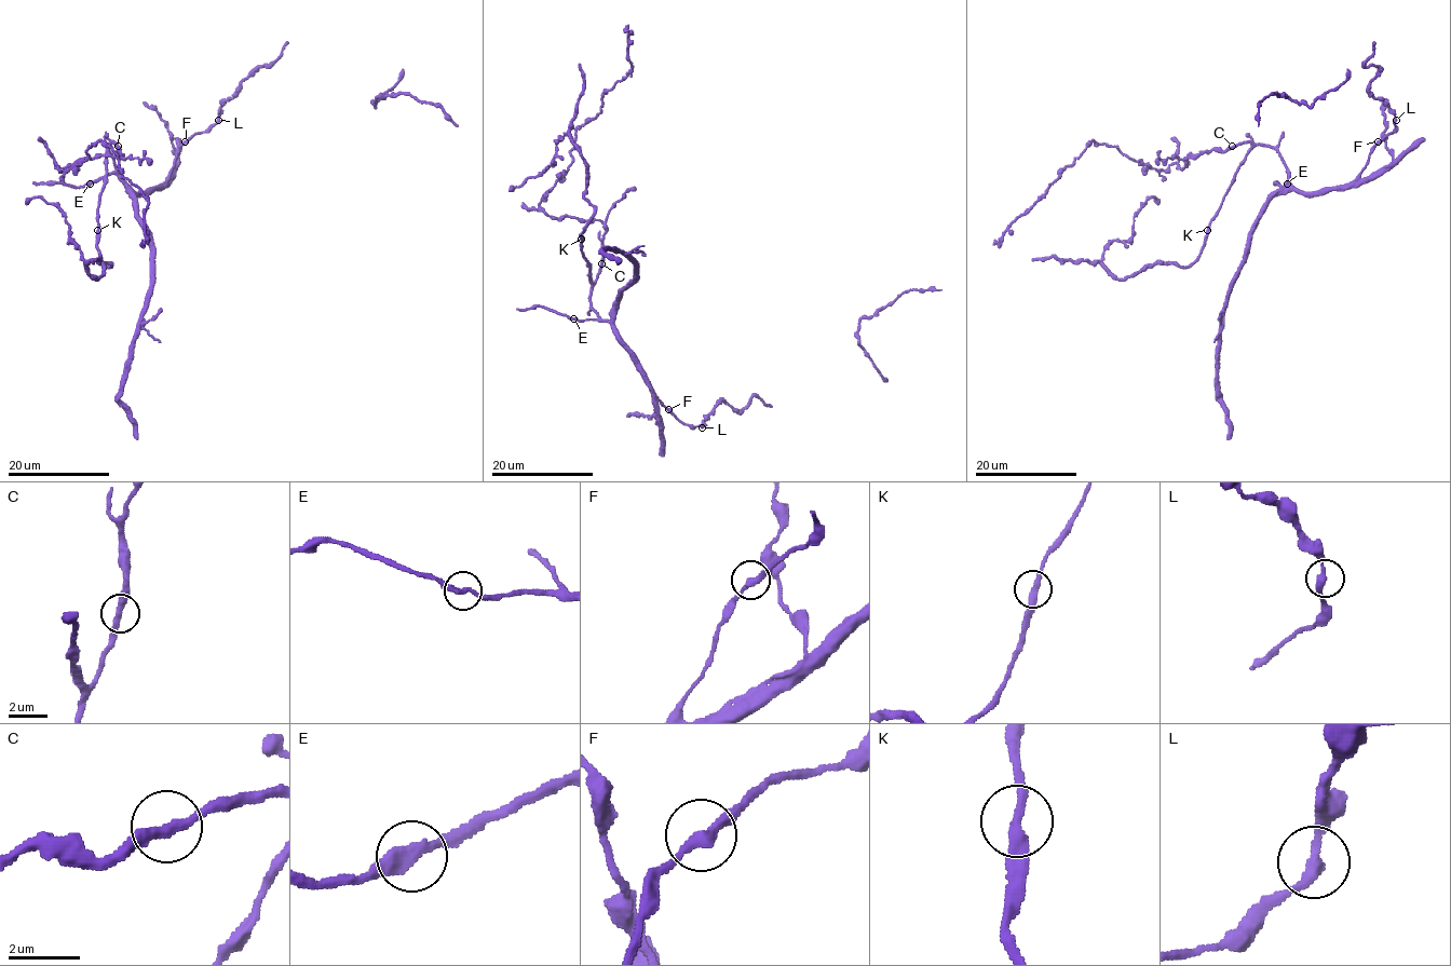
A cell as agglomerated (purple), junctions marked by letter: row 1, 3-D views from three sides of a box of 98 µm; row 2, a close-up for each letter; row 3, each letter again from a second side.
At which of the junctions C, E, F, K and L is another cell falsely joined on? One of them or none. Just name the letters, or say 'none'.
none

